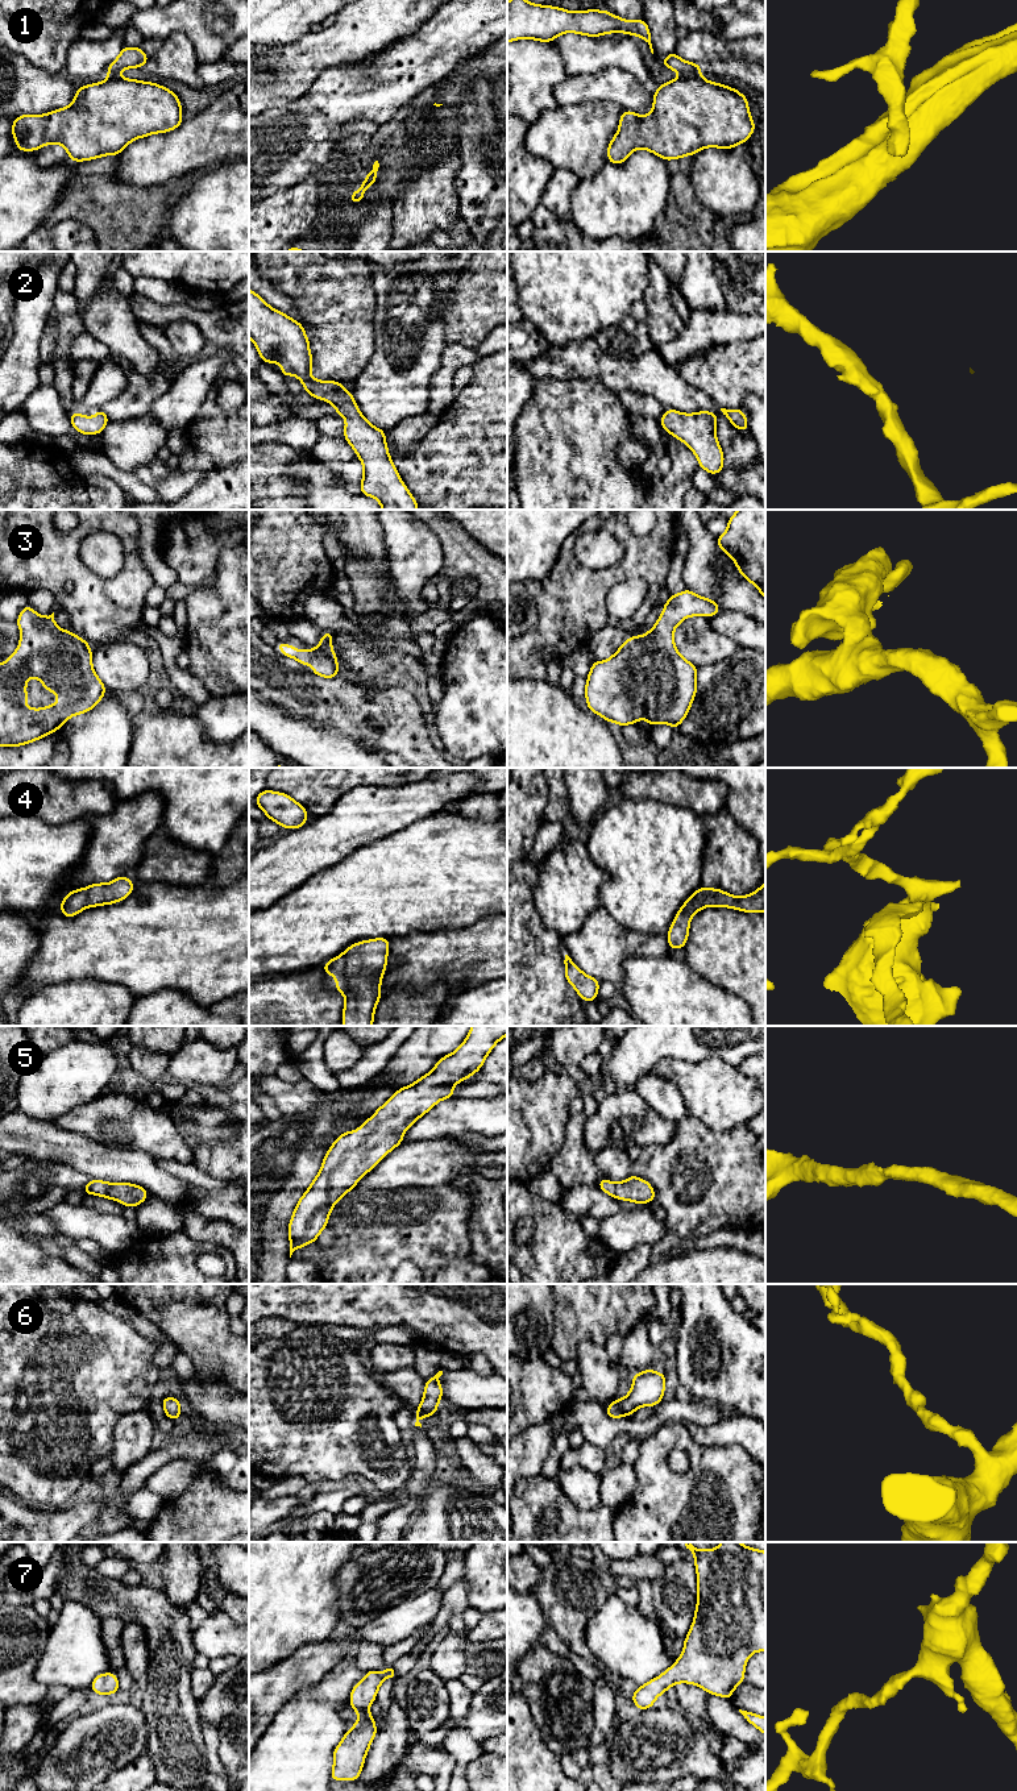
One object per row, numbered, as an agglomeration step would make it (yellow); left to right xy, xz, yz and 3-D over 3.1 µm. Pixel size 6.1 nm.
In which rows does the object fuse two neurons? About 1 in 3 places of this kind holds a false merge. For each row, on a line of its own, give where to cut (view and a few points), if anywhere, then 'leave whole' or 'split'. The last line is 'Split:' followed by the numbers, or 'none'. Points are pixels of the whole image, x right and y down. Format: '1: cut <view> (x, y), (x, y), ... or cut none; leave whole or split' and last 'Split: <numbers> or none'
1: cut yz (698, 73), (684, 75); split
2: cut none; leave whole
3: cut none; leave whole
4: cut none; leave whole
5: cut none; leave whole
6: cut none; leave whole
7: cut none; leave whole
Split: 1

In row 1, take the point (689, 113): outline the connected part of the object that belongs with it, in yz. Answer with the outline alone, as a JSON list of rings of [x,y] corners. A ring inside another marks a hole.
[[[700,74],[684,75],[659,84],[648,115],[620,113],[618,132],[607,146],[607,162],[622,165],[636,149],[646,149],[664,161],[693,155],[705,147],[734,149],[748,141],[755,128],[748,99],[736,88],[706,80]]]

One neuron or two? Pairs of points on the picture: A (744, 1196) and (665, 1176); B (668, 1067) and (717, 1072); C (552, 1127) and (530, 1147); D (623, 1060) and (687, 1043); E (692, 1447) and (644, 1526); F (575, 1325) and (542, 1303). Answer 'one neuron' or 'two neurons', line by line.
A: one neuron
B: one neuron
C: one neuron
D: one neuron
E: one neuron
F: two neurons

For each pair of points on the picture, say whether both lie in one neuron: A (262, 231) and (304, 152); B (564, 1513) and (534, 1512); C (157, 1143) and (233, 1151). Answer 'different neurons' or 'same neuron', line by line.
A: different neurons
B: same neuron
C: different neurons

